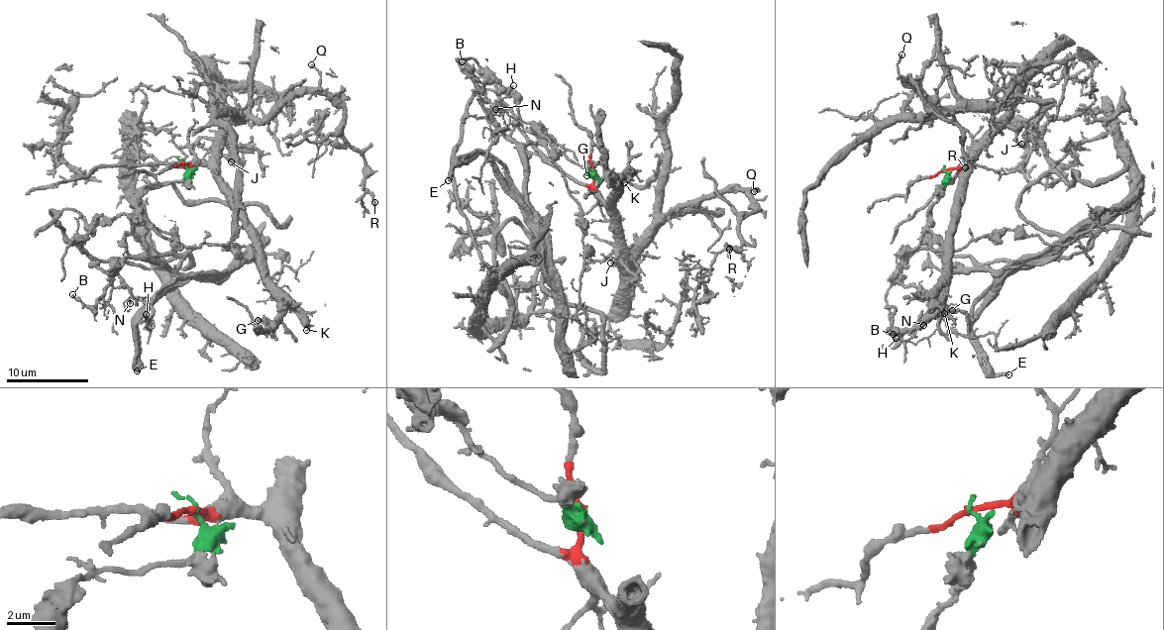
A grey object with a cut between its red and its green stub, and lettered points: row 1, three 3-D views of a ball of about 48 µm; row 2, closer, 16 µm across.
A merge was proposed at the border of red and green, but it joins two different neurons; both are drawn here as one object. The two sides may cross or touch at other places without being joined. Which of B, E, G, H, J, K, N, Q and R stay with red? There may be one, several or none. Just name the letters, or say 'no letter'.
G, J, K, Q, R

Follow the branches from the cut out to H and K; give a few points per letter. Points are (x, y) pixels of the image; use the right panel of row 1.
H: (942, 169), (946, 183), (930, 212), (929, 235), (948, 272), (937, 304), (943, 315), (927, 337), (897, 338)
K: (943, 169), (968, 164), (947, 242), (947, 262), (933, 297), (945, 312)

